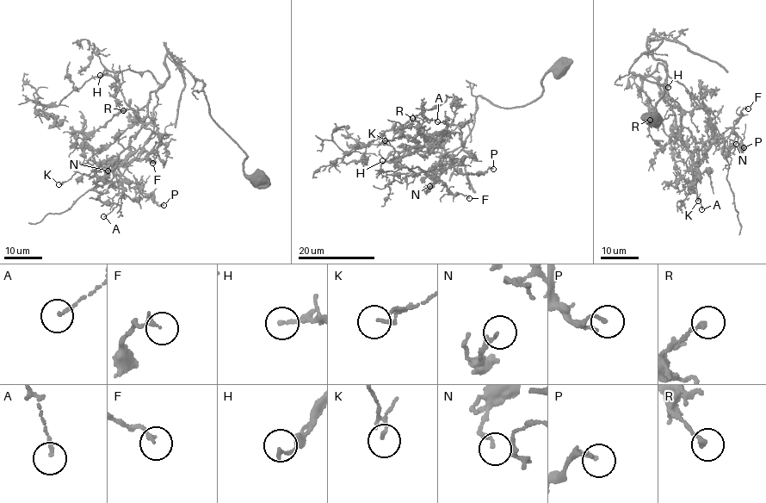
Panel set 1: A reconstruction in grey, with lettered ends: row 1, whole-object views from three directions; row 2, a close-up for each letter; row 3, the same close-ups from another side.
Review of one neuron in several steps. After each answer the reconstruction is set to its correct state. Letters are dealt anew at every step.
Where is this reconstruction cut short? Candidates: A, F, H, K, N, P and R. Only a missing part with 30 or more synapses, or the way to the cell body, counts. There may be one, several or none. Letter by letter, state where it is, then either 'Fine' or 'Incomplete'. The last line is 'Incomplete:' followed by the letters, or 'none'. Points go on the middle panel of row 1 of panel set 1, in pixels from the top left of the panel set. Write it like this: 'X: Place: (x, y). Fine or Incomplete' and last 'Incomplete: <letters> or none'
A: Place: (437, 121). Fine
F: Place: (469, 198). Incomplete
H: Place: (382, 160). Fine
K: Place: (385, 140). Fine
N: Place: (429, 186). Fine
P: Place: (493, 169). Fine
R: Place: (412, 118). Fine
Incomplete: F

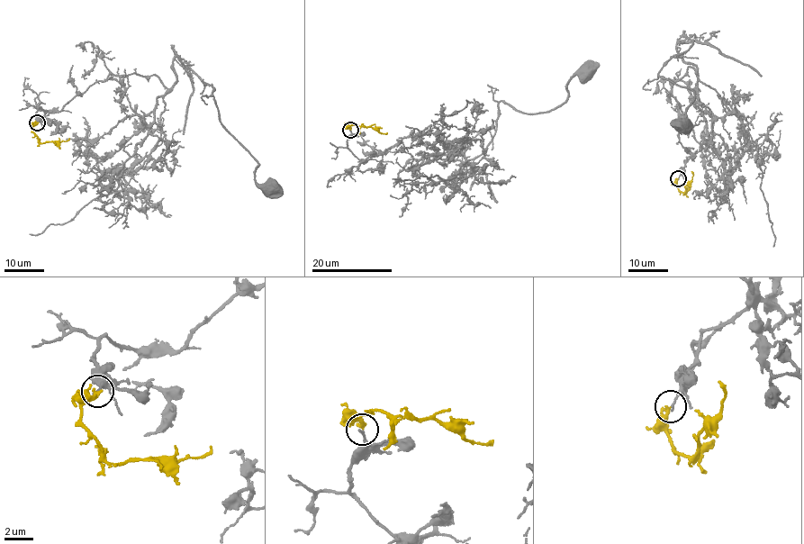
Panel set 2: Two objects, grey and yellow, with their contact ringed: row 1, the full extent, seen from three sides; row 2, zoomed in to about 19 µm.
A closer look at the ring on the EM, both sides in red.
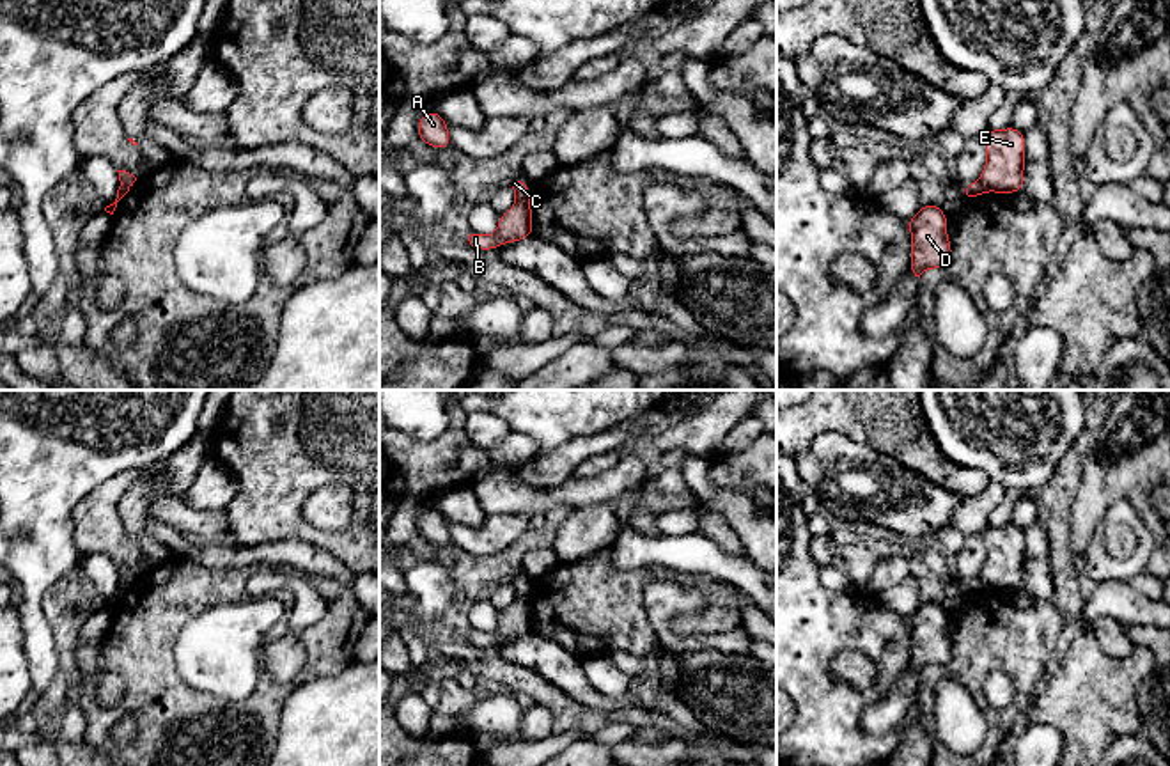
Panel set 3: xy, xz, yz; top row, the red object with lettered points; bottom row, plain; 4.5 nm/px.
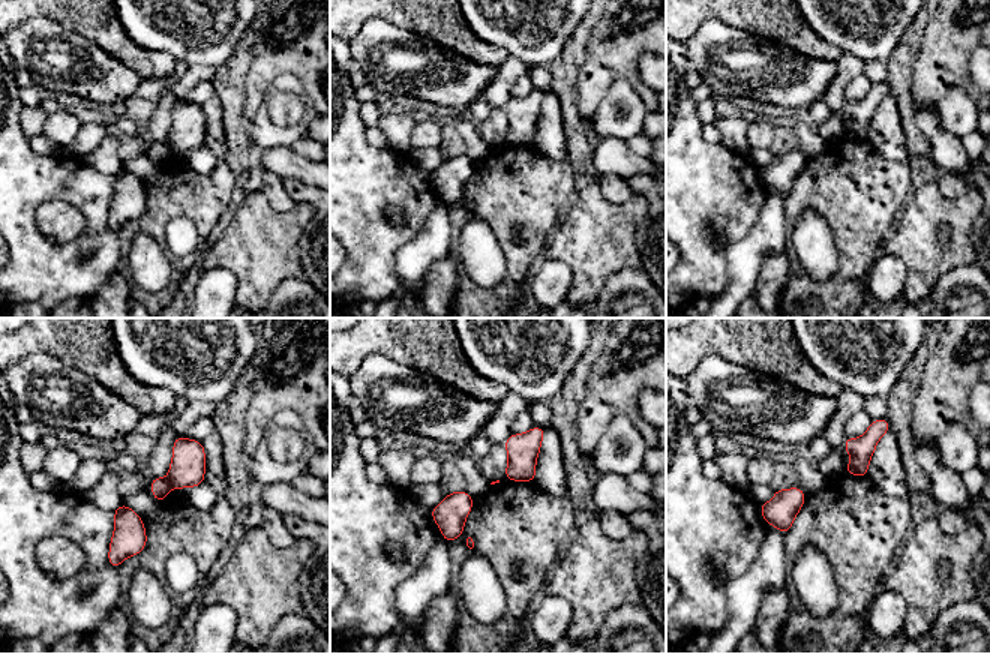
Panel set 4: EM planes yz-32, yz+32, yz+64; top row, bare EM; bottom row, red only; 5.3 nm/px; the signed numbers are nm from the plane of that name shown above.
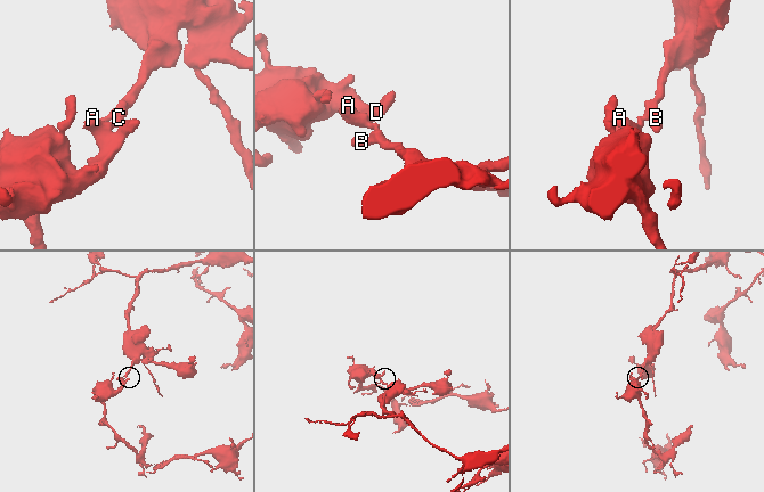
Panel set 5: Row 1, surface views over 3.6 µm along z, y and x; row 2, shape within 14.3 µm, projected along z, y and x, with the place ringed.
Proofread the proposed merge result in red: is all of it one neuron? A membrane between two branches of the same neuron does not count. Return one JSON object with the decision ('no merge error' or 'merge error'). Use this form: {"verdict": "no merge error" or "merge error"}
{"verdict": "merge error"}

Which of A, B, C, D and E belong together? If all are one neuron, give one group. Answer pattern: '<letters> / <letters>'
A C D / B E

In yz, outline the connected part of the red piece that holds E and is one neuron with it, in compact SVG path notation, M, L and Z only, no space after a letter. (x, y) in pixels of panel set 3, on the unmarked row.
M1009 523L1007 527L987 527L984 532L986 564L980 582L986 589L1019 590L1023 589L1025 569L1025 528Z

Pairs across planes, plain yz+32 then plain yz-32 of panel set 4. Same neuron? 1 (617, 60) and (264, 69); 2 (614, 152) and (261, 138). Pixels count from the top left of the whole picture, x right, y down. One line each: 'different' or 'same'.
1: same
2: different

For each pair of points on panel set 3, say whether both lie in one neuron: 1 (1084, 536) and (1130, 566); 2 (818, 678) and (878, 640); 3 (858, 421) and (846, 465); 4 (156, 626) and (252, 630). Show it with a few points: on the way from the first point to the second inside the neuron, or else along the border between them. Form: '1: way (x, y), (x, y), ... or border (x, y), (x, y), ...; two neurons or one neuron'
1: border (1112, 504), (1080, 555); two neurons
2: way (821, 658), (839, 640), (858, 640); one neuron
3: border (811, 440), (819, 433), (842, 431), (892, 456); two neurons
4: border (218, 605), (195, 614), (178, 633), (176, 669); two neurons

